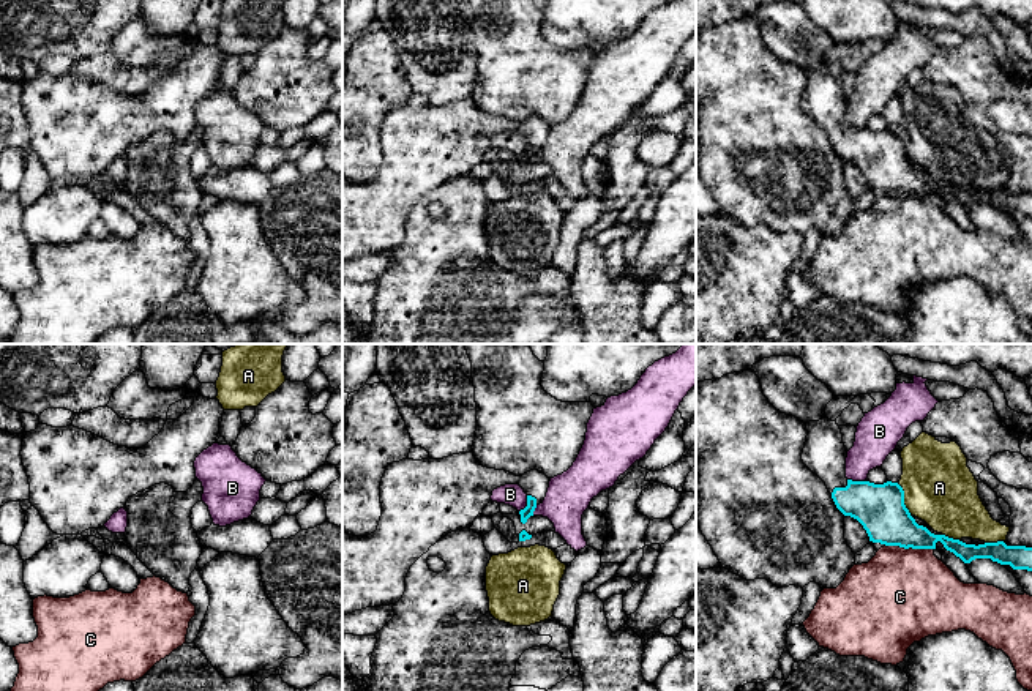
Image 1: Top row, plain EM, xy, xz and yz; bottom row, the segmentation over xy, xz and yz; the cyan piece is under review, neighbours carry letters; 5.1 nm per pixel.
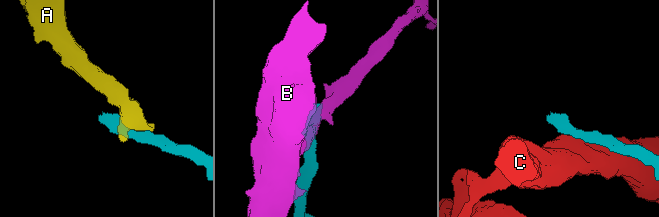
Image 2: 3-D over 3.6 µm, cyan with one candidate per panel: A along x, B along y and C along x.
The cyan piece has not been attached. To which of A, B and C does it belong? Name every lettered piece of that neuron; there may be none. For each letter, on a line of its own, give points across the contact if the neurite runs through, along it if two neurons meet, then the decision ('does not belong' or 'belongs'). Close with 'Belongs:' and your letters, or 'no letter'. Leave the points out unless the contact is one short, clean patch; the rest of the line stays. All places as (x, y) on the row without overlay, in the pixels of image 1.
A: does not belong
B: border yz (848, 125), (865, 128); does not belong
C: border yz (886, 191), (933, 196); does not belong
Belongs: no letter

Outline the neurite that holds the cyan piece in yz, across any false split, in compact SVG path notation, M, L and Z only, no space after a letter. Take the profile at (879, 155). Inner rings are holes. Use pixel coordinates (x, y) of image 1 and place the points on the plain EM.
M822 65L805 71L808 82L802 99L803 110L825 129L836 155L863 172L869 188L904 196L936 196L936 189L940 188L964 210L991 205L1013 216L1032 218L1032 194L1007 192L1004 188L975 192L934 181L910 162L904 151L904 137L898 129L847 126L847 96L836 68Z

